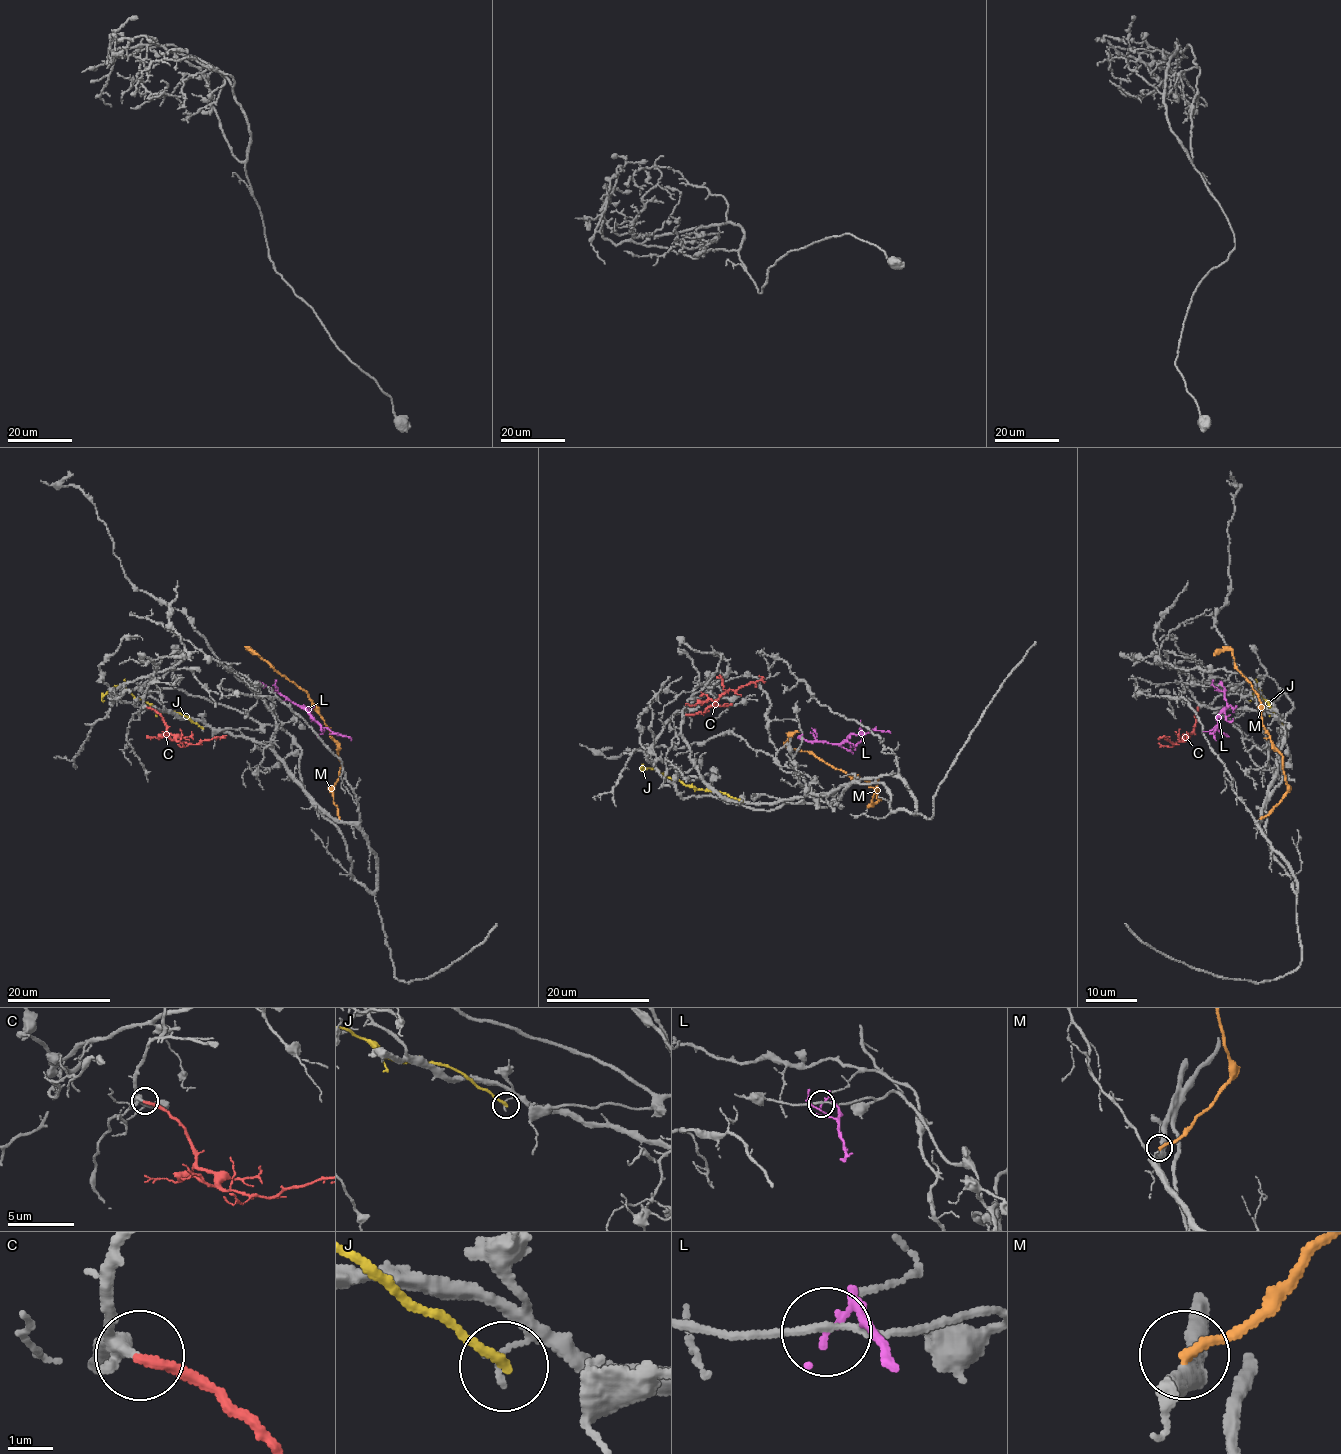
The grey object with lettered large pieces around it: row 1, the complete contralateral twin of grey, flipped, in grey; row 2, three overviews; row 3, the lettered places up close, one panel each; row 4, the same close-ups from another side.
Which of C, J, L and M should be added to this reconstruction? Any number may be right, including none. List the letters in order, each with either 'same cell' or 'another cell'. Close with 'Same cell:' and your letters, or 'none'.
C: same cell
J: another cell
L: another cell
M: another cell
Same cell: C

